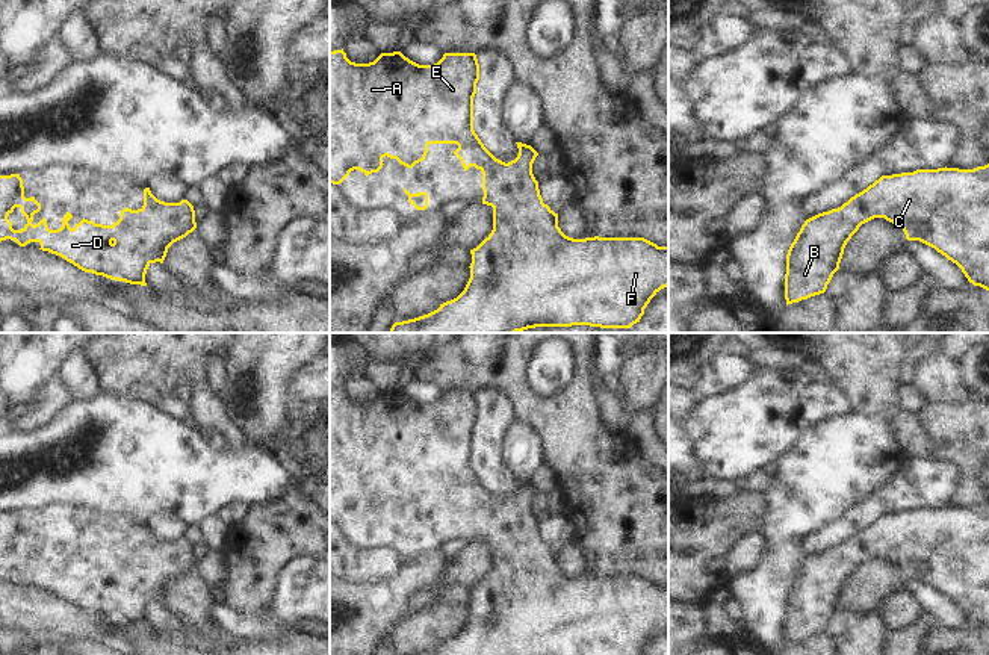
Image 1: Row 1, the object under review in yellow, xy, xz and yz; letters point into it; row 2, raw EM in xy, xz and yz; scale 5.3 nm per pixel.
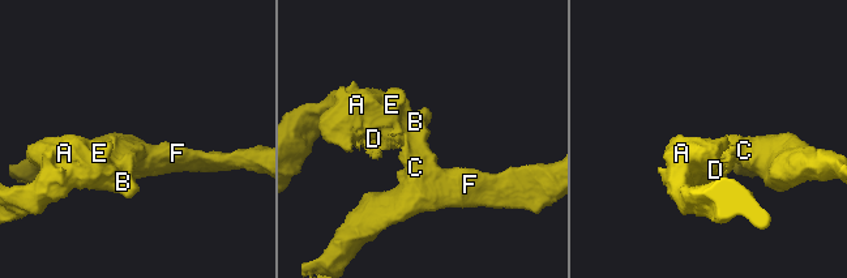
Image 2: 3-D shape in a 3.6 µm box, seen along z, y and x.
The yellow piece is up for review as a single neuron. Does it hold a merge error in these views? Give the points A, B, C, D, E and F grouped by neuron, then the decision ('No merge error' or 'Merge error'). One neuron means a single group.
Groups: A B C D E F. No merge error.

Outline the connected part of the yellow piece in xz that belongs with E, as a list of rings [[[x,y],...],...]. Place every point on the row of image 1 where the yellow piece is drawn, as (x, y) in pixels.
[[[342,50],[330,51],[330,183],[340,185],[351,171],[358,169],[366,177],[378,172],[383,168],[383,159],[387,156],[396,159],[401,165],[413,168],[416,163],[425,160],[429,144],[457,144],[458,148],[454,154],[461,160],[464,171],[475,166],[482,172],[482,204],[493,207],[493,230],[491,233],[473,250],[470,263],[470,278],[464,290],[454,300],[440,304],[440,307],[428,315],[395,322],[389,333],[517,333],[535,327],[572,327],[590,325],[600,328],[631,328],[640,322],[644,309],[650,300],[664,287],[668,286],[668,247],[658,247],[644,237],[585,237],[573,239],[566,236],[558,227],[558,213],[543,203],[540,195],[538,182],[532,174],[532,163],[538,153],[526,144],[516,142],[519,154],[514,160],[505,163],[496,159],[481,142],[473,130],[473,97],[476,94],[476,83],[479,80],[479,64],[475,53],[445,53],[443,57],[434,65],[419,65],[401,51],[381,53],[374,62],[355,64],[346,57]]]

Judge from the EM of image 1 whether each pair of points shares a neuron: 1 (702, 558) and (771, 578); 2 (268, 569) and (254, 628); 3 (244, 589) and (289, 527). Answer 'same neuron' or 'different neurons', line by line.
1: different neurons
2: different neurons
3: same neuron

